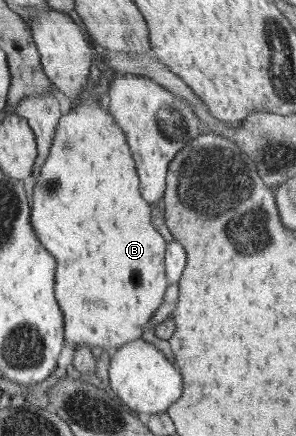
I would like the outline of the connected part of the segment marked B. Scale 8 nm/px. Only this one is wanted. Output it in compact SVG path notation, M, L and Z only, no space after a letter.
M94 101L81 103L70 110L66 116L61 117L59 129L57 129L54 144L51 146L49 157L41 167L42 172L33 181L29 192L31 204L32 225L35 233L38 234L42 244L49 249L49 253L57 259L58 268L56 273L56 297L62 306L65 320L65 340L71 349L75 350L79 346L100 347L113 353L123 347L126 343L138 340L143 337L143 333L148 329L150 321L153 320L154 313L161 307L166 291L170 285L166 272L166 251L167 240L153 227L152 204L143 199L140 189L141 181L134 154L127 141L127 134L123 128L119 127L113 115L109 113L107 105L96 104Z

